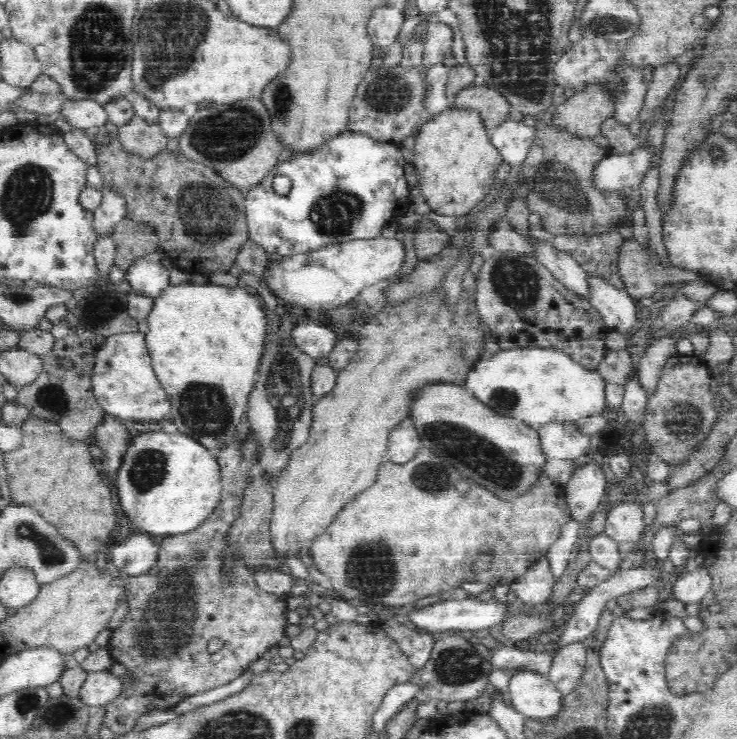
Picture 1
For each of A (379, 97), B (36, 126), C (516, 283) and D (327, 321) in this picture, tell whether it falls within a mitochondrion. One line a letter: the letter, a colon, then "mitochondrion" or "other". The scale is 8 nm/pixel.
A: mitochondrion
B: other
C: mitochondrion
D: other

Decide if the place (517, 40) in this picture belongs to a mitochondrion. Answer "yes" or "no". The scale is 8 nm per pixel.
yes

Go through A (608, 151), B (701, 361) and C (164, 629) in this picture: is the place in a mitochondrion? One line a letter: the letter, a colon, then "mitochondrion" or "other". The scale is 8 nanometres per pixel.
A: other
B: other
C: mitochondrion

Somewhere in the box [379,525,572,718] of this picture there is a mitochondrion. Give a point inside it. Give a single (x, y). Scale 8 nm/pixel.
(455, 666)

